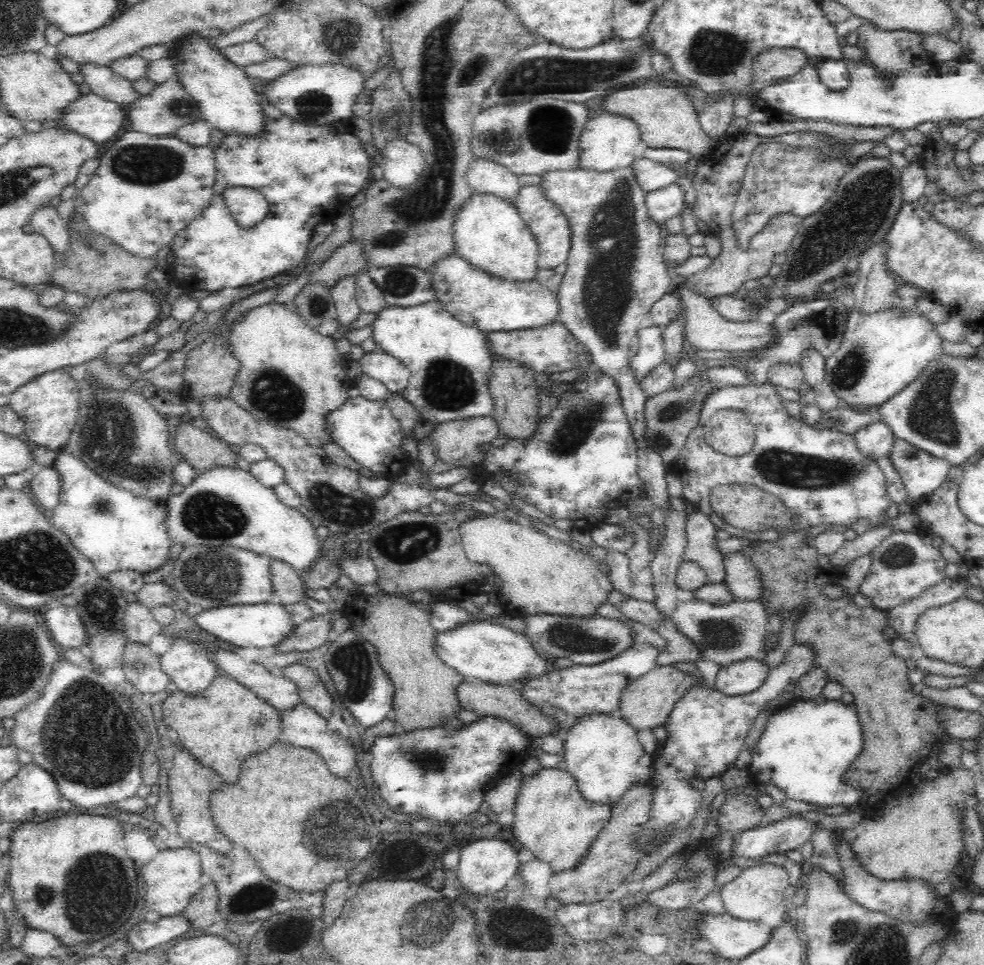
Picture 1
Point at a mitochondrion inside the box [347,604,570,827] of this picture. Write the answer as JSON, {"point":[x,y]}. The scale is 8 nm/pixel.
{"point":[435,759]}

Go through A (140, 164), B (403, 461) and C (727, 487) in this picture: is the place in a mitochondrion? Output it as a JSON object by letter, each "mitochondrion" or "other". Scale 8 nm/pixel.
{"A":"mitochondrion","B":"other","C":"other"}

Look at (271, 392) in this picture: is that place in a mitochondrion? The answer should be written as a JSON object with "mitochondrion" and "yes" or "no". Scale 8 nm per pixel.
{"mitochondrion":"yes"}

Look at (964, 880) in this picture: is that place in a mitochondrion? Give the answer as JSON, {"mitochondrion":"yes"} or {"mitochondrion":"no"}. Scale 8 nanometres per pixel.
{"mitochondrion":"no"}

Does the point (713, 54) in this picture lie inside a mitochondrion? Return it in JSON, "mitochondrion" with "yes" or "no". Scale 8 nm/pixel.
{"mitochondrion":"yes"}

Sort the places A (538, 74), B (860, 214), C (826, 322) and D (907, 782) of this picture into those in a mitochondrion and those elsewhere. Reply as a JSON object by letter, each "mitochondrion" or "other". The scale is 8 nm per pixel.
{"A":"mitochondrion","B":"mitochondrion","C":"mitochondrion","D":"other"}

